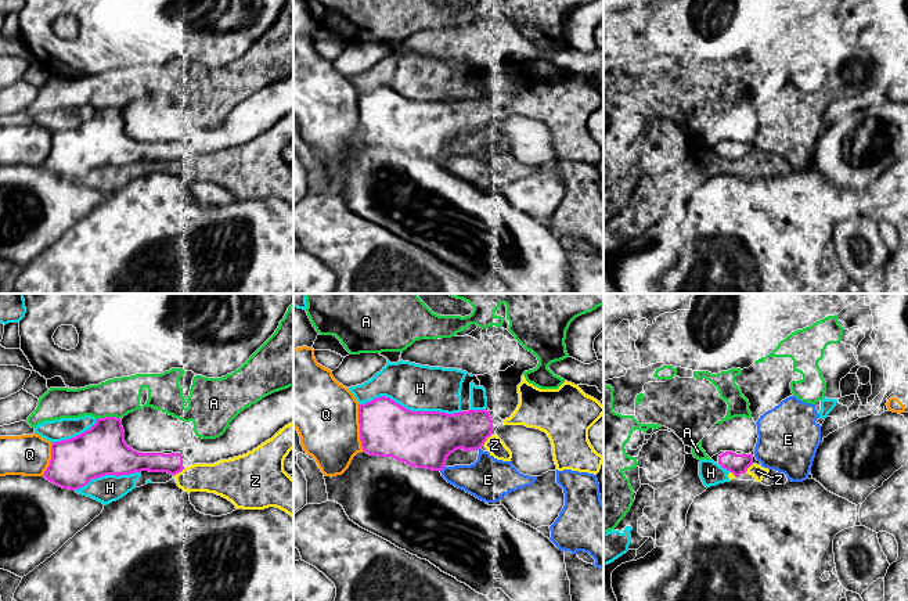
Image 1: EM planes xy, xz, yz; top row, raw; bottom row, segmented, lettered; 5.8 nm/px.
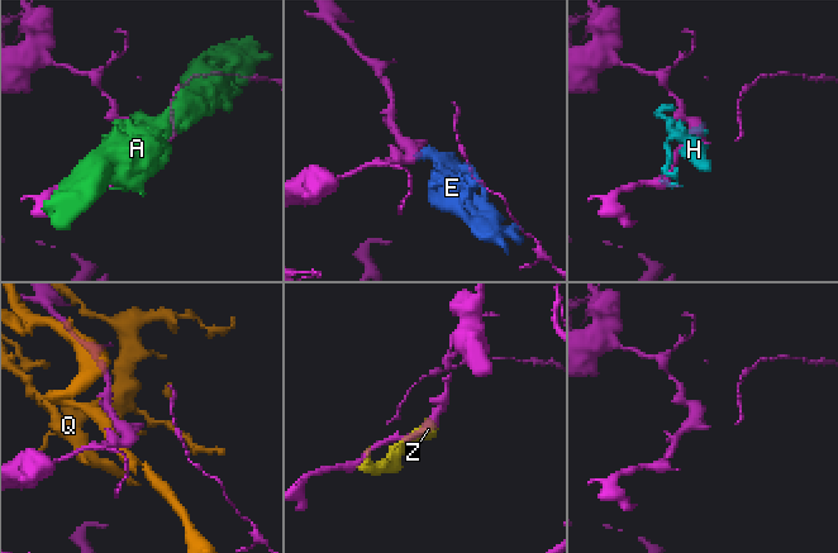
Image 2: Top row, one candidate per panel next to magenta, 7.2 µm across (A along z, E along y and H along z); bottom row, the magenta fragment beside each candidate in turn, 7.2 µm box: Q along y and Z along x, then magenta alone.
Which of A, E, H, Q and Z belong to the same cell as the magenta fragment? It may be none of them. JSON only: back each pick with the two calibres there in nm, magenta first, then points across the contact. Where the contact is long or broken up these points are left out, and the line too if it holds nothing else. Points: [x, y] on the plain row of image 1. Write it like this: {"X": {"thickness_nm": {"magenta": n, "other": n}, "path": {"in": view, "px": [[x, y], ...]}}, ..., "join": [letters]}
{"join": []}

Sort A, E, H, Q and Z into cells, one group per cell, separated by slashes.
A / E H Z / Q

